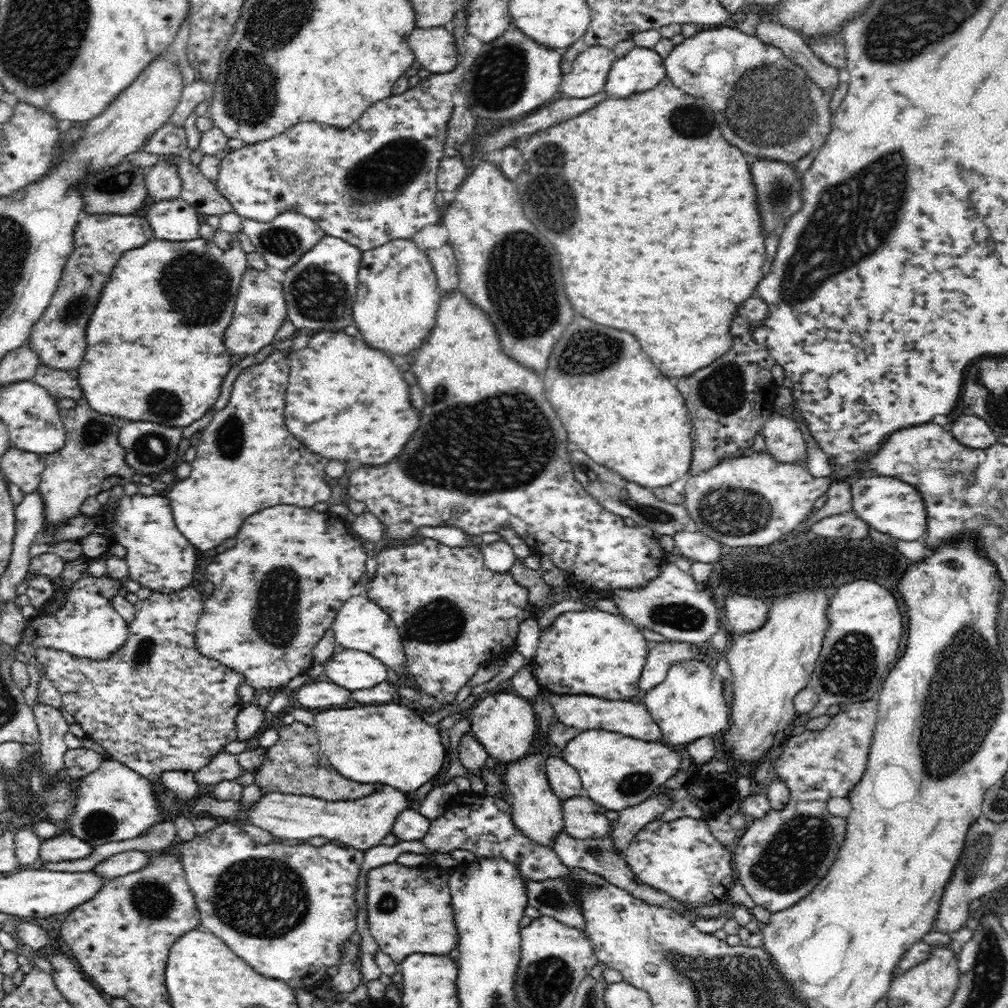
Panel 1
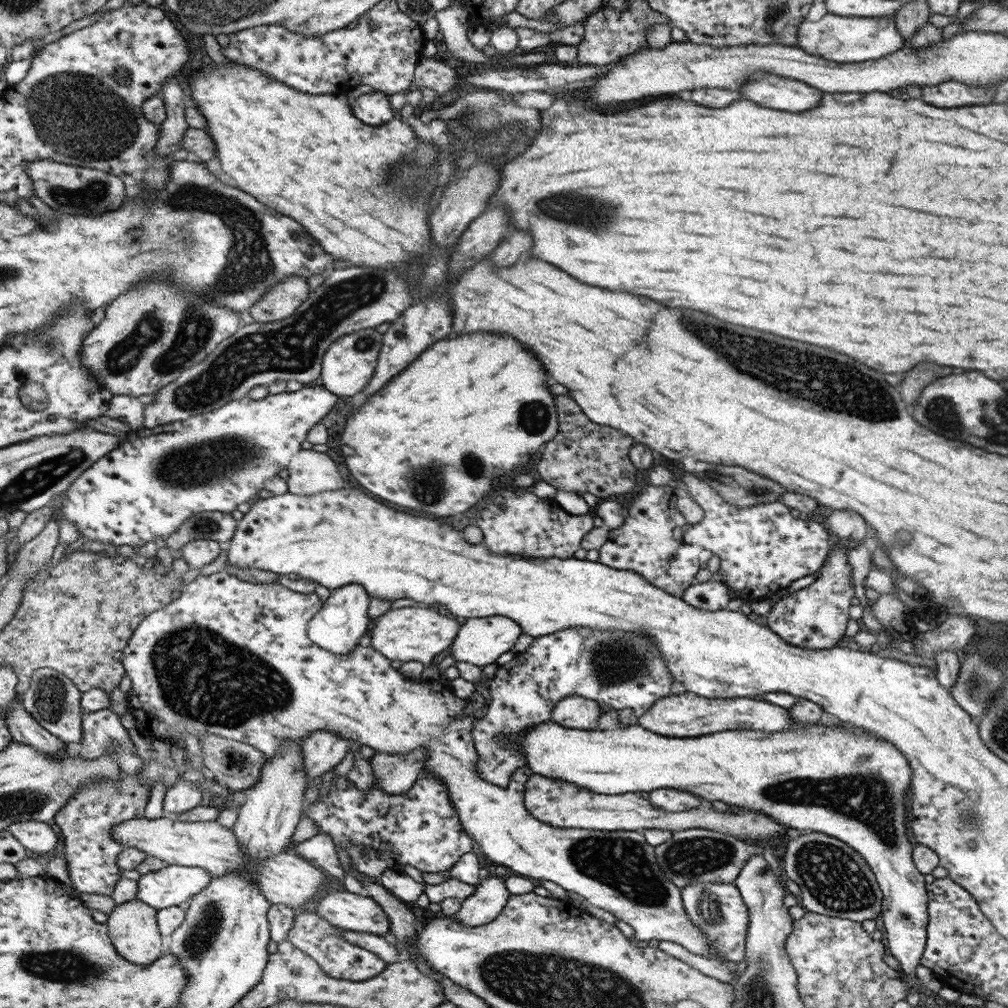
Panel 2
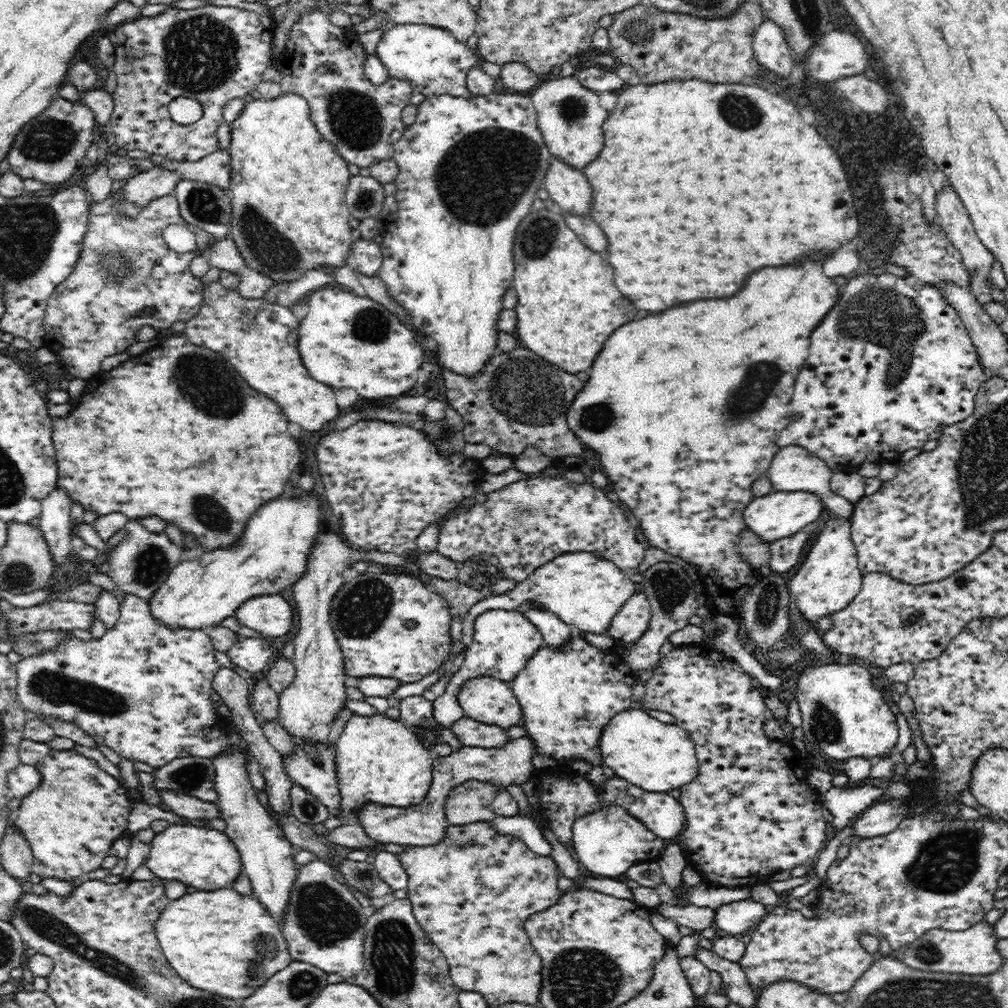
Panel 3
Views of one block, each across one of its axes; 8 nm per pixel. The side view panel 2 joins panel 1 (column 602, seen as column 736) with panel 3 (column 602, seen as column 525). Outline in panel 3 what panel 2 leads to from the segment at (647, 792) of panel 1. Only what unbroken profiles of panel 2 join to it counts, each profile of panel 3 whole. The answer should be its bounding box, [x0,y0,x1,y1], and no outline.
[600,709,699,792]

